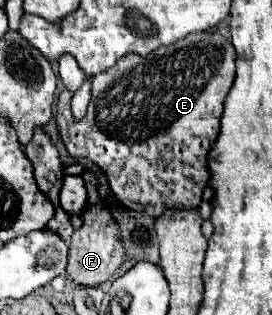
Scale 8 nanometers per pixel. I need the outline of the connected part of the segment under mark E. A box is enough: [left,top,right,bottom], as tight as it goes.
[56,32,236,218]

